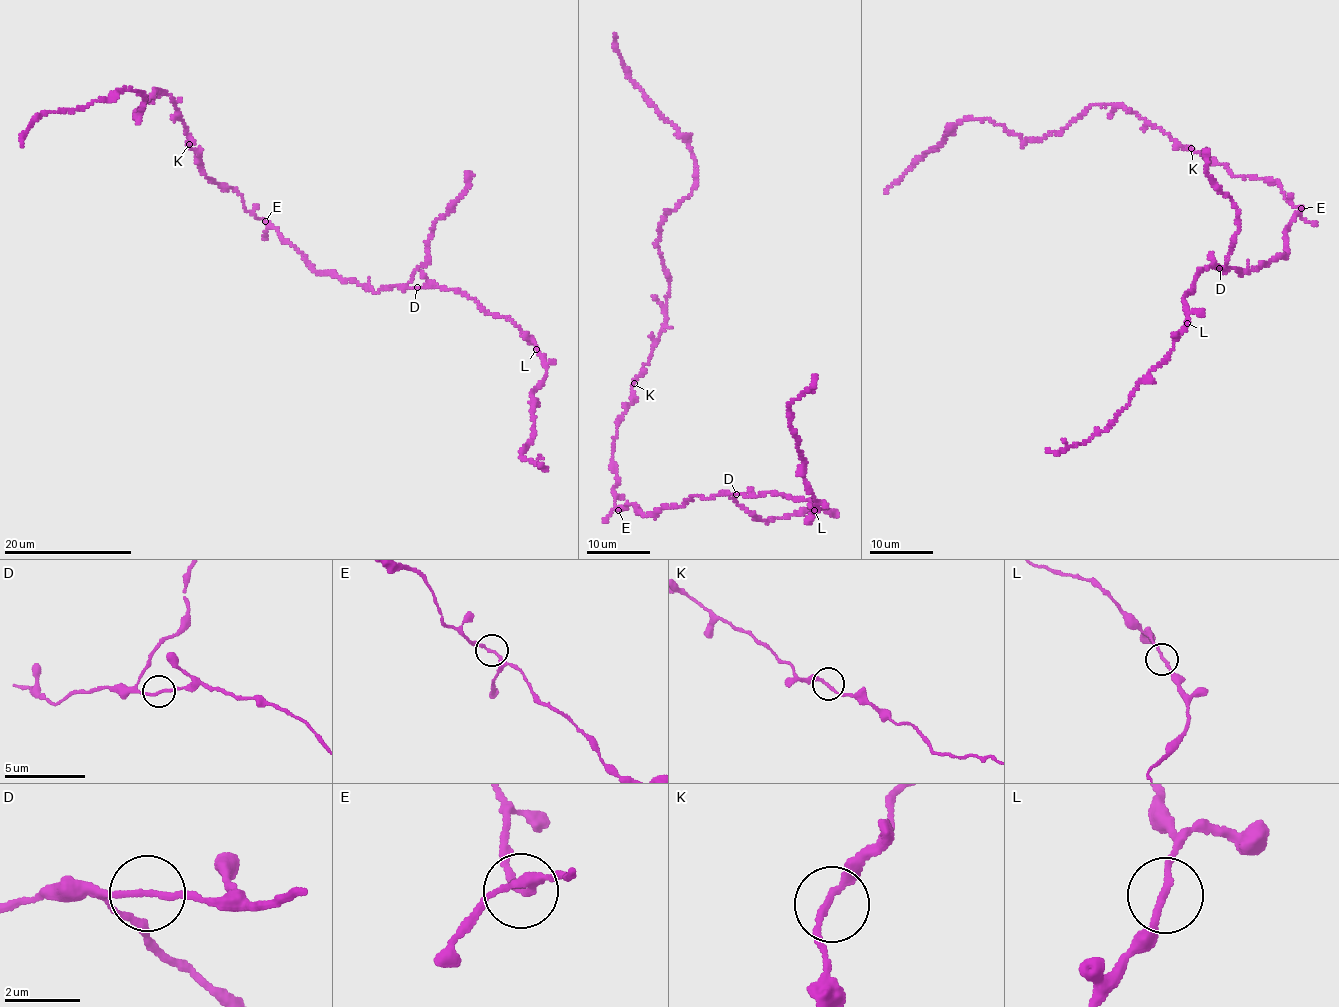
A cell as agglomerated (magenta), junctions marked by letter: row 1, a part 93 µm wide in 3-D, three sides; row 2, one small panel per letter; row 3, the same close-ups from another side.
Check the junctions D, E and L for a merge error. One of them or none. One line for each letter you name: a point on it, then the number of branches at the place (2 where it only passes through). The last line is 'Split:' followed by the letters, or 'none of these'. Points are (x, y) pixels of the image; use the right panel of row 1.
Split: none of these

